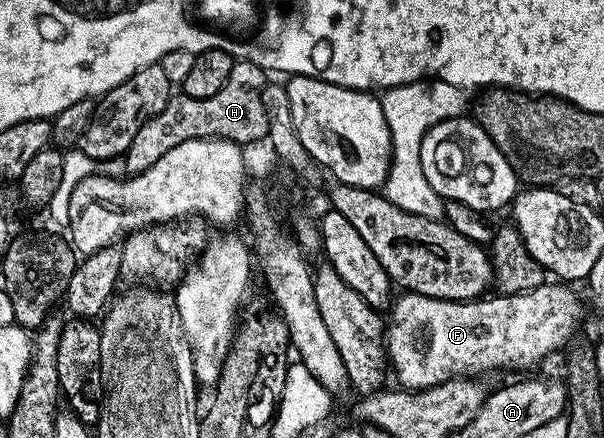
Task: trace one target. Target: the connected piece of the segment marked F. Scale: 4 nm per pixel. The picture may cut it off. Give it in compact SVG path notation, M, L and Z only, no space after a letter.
M546 284L529 290L526 294L507 294L504 296L496 296L497 298L489 298L490 296L482 297L480 300L471 302L452 302L451 300L439 300L431 296L419 296L418 294L411 294L408 292L402 293L401 299L394 301L391 306L393 310L393 322L391 318L391 325L387 330L387 357L392 373L397 373L397 378L402 387L408 388L410 391L426 390L432 386L437 386L440 382L446 382L452 378L464 375L466 372L473 372L477 370L497 370L500 366L533 366L536 362L544 360L548 354L553 354L556 350L564 351L566 347L574 341L575 335L573 333L577 330L577 325L581 322L581 302L572 294L570 287L565 284L557 284L561 286L552 286Z

